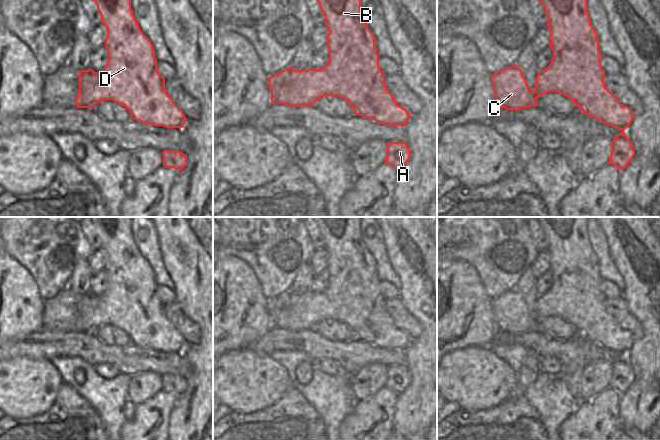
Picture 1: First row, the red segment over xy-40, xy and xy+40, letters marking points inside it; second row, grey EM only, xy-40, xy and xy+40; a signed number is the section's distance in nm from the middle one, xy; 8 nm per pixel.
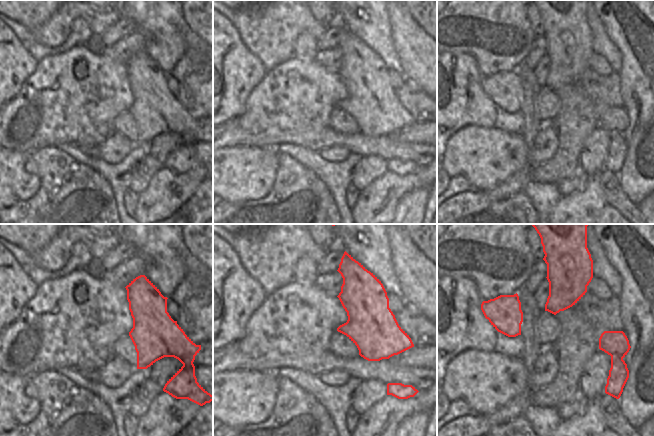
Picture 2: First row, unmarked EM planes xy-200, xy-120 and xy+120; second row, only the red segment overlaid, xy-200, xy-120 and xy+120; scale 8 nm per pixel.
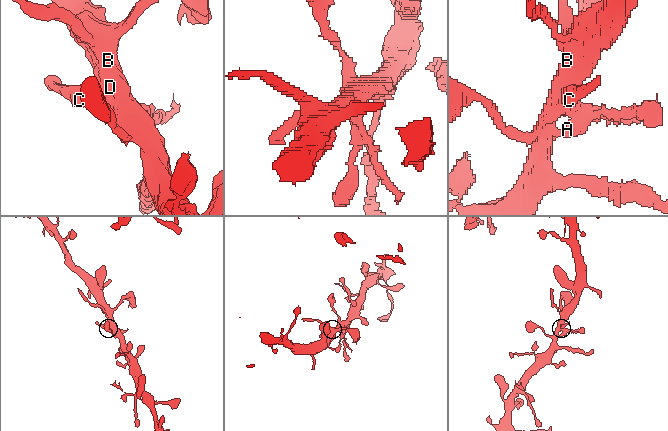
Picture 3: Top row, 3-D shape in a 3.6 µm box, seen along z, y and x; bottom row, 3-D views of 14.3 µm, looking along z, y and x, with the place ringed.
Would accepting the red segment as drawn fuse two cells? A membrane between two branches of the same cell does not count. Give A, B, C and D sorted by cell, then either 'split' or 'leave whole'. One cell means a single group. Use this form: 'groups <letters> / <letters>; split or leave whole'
groups A B C D; leave whole

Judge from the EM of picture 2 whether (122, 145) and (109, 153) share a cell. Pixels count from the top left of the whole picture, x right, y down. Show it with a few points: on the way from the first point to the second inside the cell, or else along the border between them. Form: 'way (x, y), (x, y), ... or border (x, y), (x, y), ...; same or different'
way (119, 147), (112, 151); same

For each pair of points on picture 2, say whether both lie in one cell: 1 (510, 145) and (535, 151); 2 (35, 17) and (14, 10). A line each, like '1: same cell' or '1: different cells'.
1: same cell
2: same cell

